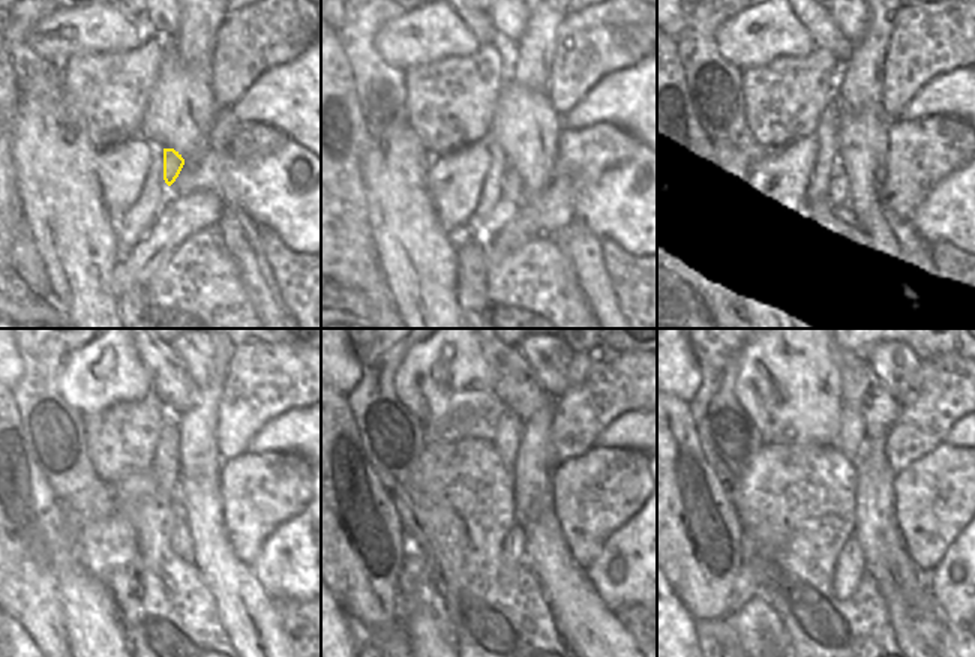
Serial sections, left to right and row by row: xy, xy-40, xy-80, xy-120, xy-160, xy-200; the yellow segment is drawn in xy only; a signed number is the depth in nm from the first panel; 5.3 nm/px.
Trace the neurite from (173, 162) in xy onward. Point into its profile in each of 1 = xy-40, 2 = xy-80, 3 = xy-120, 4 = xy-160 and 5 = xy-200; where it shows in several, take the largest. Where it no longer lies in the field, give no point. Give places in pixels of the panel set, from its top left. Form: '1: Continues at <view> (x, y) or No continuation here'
1: Continues at xy-40 (510, 182)
2: Continues at xy-80 (839, 191)
3: Continues at xy-120 (180, 539)
4: Continues at xy-160 (515, 545)
5: Continues at xy-200 (849, 567).

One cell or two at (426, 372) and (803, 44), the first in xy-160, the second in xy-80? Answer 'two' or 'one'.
one

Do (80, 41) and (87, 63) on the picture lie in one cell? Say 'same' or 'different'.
different

